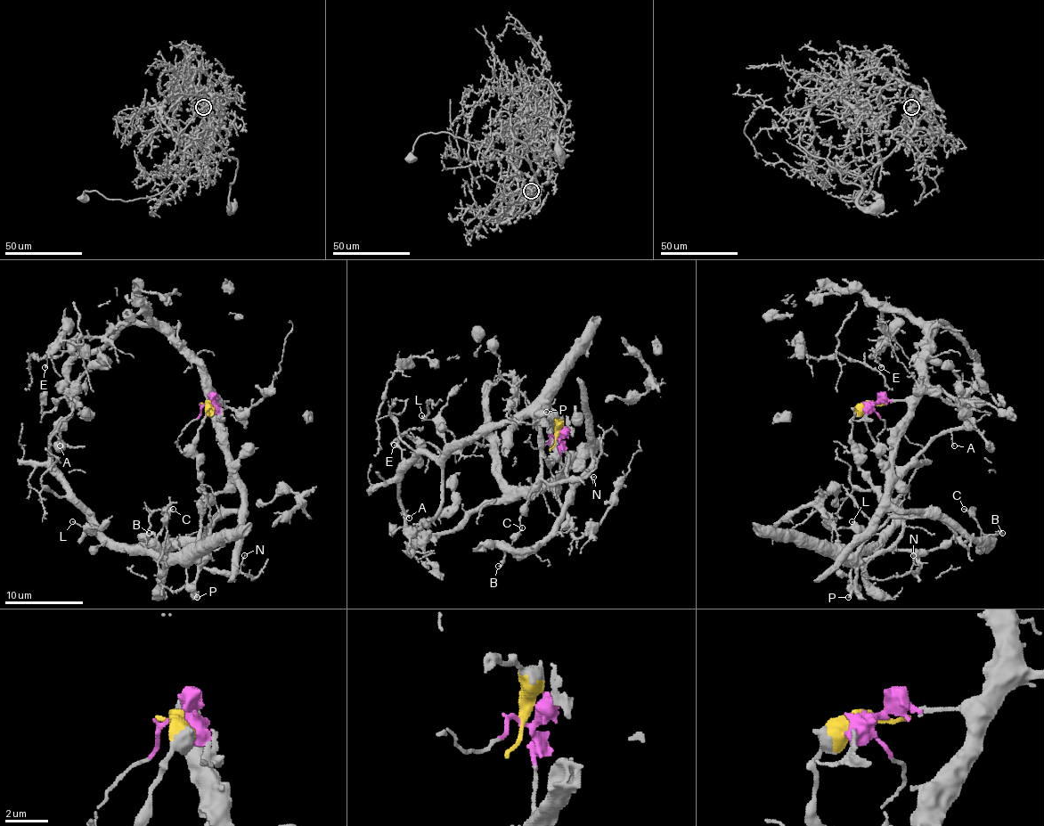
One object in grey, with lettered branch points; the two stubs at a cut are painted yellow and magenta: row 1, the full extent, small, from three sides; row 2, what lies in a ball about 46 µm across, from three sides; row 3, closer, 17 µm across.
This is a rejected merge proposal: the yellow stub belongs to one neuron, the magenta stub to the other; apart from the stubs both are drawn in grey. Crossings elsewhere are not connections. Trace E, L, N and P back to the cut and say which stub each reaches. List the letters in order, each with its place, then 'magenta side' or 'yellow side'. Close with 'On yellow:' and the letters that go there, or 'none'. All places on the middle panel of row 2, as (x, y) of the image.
E: place (394, 445); magenta side
L: place (421, 415); yellow side
N: place (593, 477); yellow side
P: place (546, 412); yellow side
On yellow: L, N, P

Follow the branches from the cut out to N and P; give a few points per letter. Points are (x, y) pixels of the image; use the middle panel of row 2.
N: (555, 437), (550, 415), (545, 417), (553, 462), (549, 466), (543, 458), (541, 476), (549, 484), (594, 476)
P: (555, 437), (550, 415), (545, 417), (553, 450), (550, 466), (543, 453), (541, 427), (535, 415), (547, 411)

